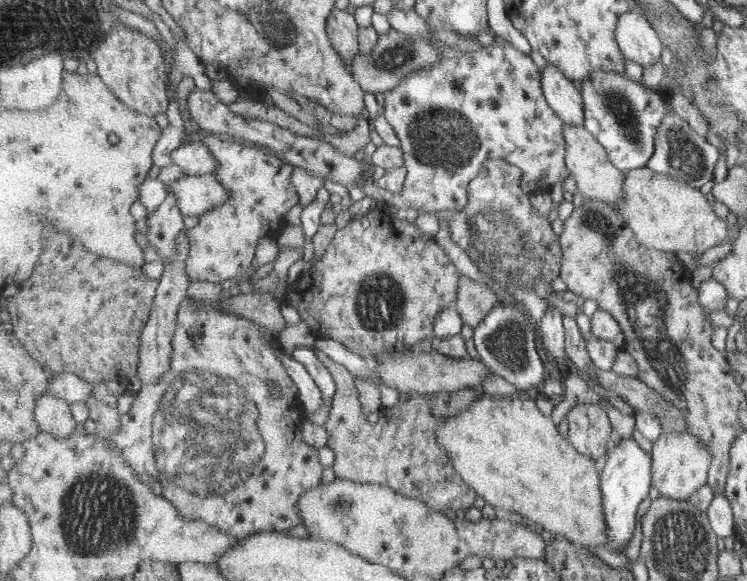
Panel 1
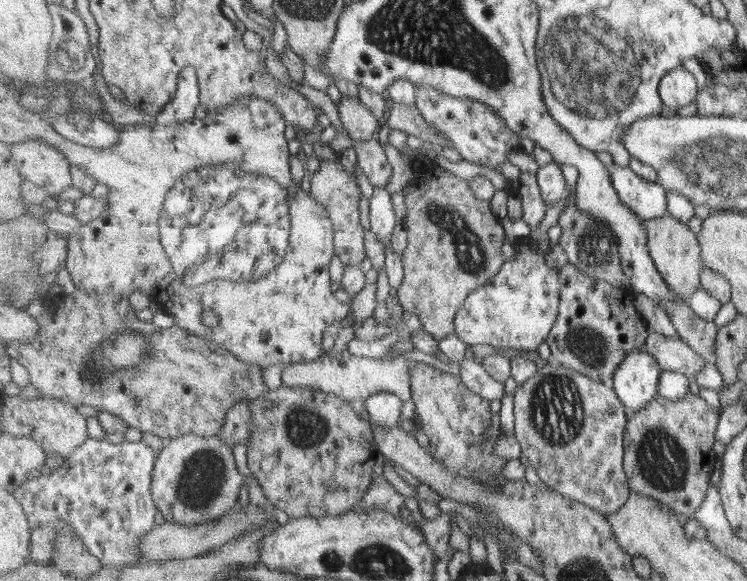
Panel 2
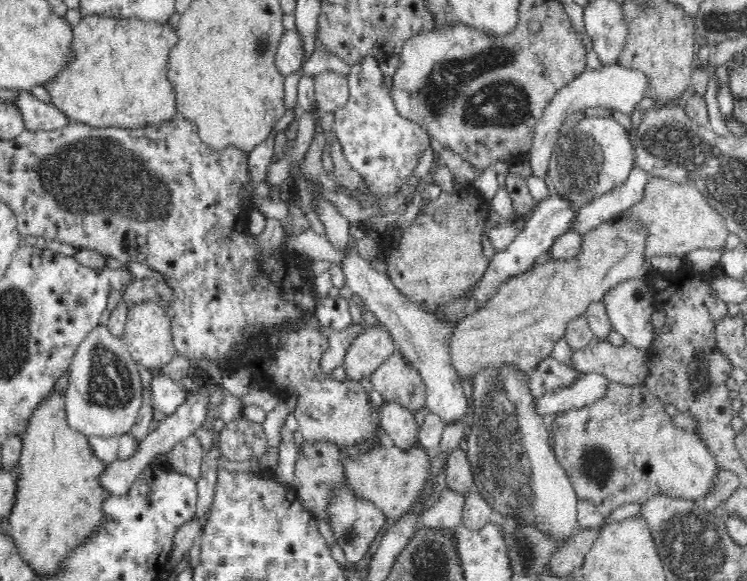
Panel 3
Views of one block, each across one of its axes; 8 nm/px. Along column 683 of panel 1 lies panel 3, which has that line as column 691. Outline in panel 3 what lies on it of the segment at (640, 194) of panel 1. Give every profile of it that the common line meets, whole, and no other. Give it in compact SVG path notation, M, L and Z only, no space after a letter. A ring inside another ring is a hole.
M650 176L642 200L630 211L649 228L645 255L650 259L665 255L685 258L695 250L714 250L725 244L730 233L723 216L710 206L707 194L691 181L678 183Z

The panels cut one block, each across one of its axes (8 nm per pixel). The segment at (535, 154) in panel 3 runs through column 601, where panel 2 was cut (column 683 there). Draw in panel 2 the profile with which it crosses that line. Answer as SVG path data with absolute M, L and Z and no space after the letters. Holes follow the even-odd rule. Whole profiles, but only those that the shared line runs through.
M683 67L674 68L661 80L659 92L664 104L673 109L696 102L701 90L697 90L695 76Z

